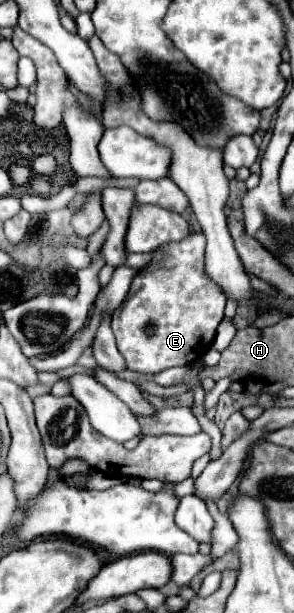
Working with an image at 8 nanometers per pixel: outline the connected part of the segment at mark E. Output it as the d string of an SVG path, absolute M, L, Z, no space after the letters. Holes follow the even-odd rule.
M190 233L188 239L152 251L152 261L138 269L126 299L112 313L112 331L128 369L160 373L198 361L204 349L208 351L212 345L216 327L224 317L226 299L204 273L204 245L202 233ZM146 325L154 325L152 337L144 333Z

